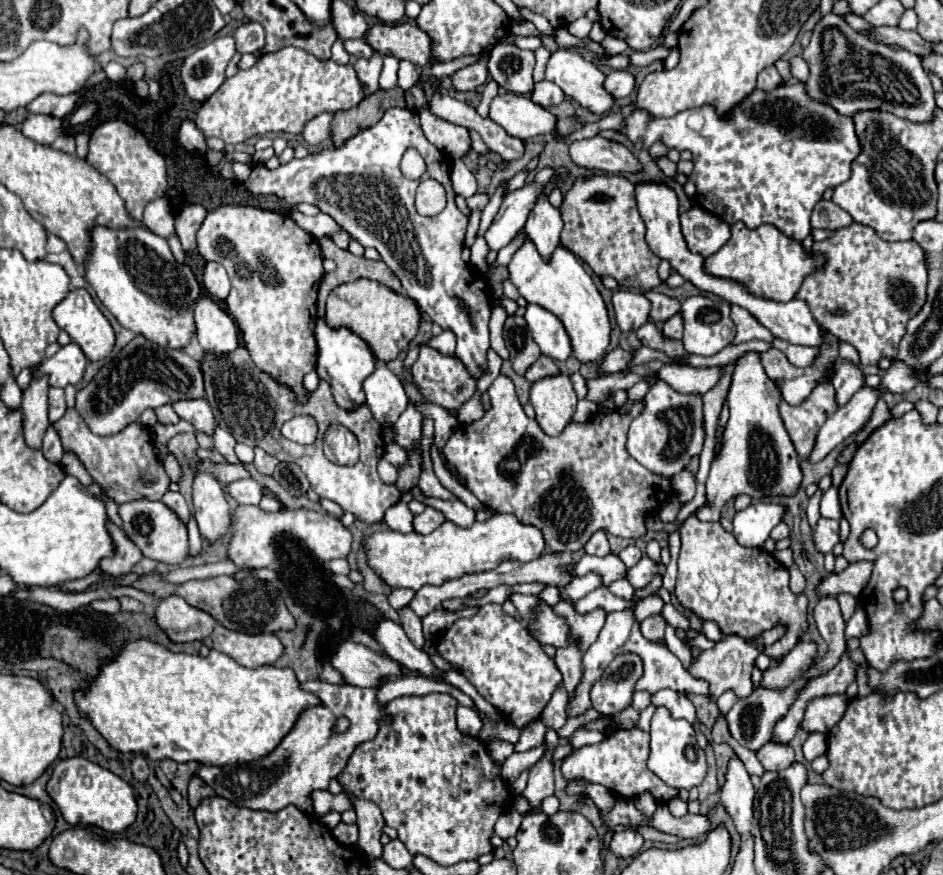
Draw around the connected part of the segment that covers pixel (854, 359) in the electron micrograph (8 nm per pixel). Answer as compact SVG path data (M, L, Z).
M840 341L839 355L842 359L849 360L852 363L859 365L859 354L851 344Z

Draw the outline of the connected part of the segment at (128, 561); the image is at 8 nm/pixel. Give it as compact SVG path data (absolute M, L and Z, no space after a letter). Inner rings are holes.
M108 520L108 532L112 536L112 542L116 544L116 552L112 558L104 558L98 564L98 570L112 574L112 576L120 576L120 574L128 574L132 570L132 566L142 558L142 552L136 548L136 544L132 544L132 540L128 536L124 536L124 532Z

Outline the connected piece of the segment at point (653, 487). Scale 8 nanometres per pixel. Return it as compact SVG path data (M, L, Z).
M498 376L490 386L488 394L492 406L484 412L484 416L476 422L466 424L464 432L460 432L458 426L442 450L448 464L452 464L462 478L466 478L468 490L484 506L488 506L496 514L514 514L522 524L532 524L540 528L546 542L546 554L580 550L598 530L632 540L646 536L644 518L646 514L658 510L668 498L672 498L672 480L648 472L626 450L628 426L642 412L642 400L634 402L626 414L620 414L620 410L596 412L592 420L584 424L570 422L560 436L552 438L540 430L534 418L528 418L524 414L510 378Z

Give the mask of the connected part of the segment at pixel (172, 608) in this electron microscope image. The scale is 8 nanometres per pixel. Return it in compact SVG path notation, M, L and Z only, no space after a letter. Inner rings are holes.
M174 594L156 606L154 618L160 630L166 632L172 642L202 640L210 636L212 628L216 626L216 620L210 614L186 604L184 598Z

